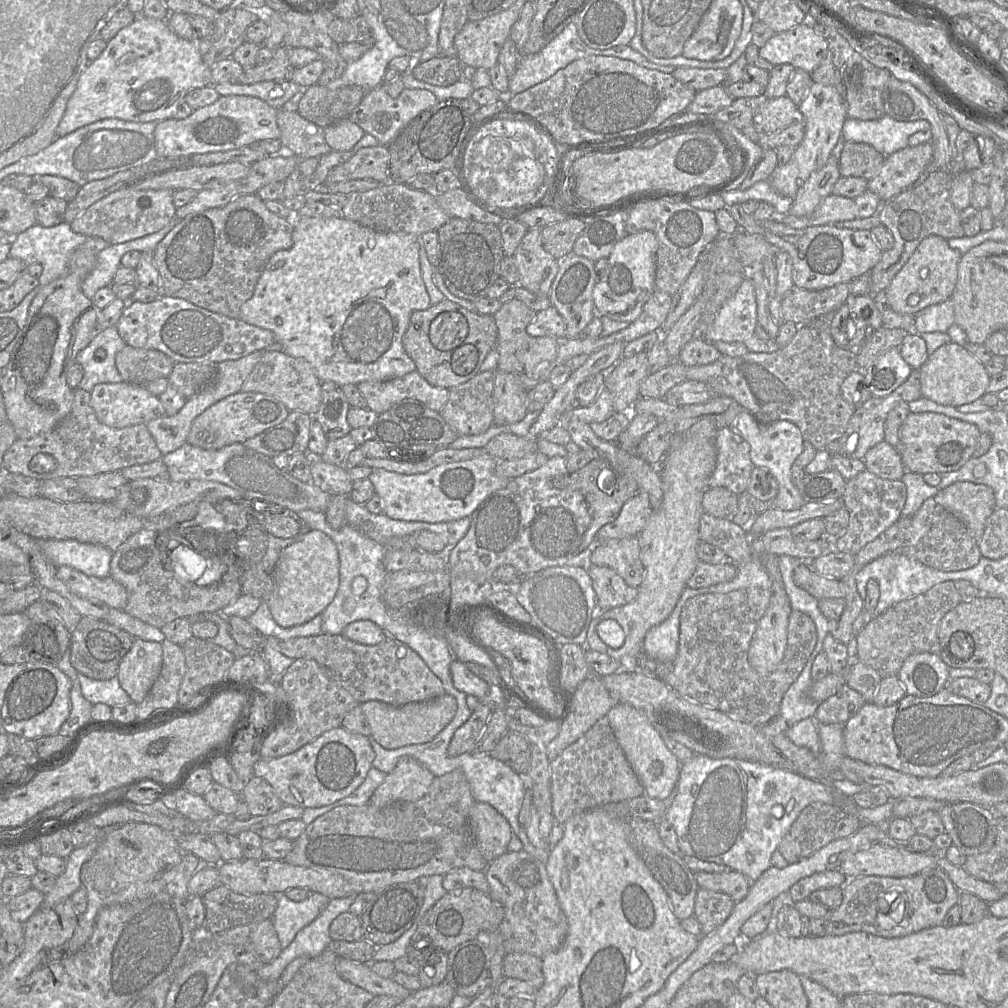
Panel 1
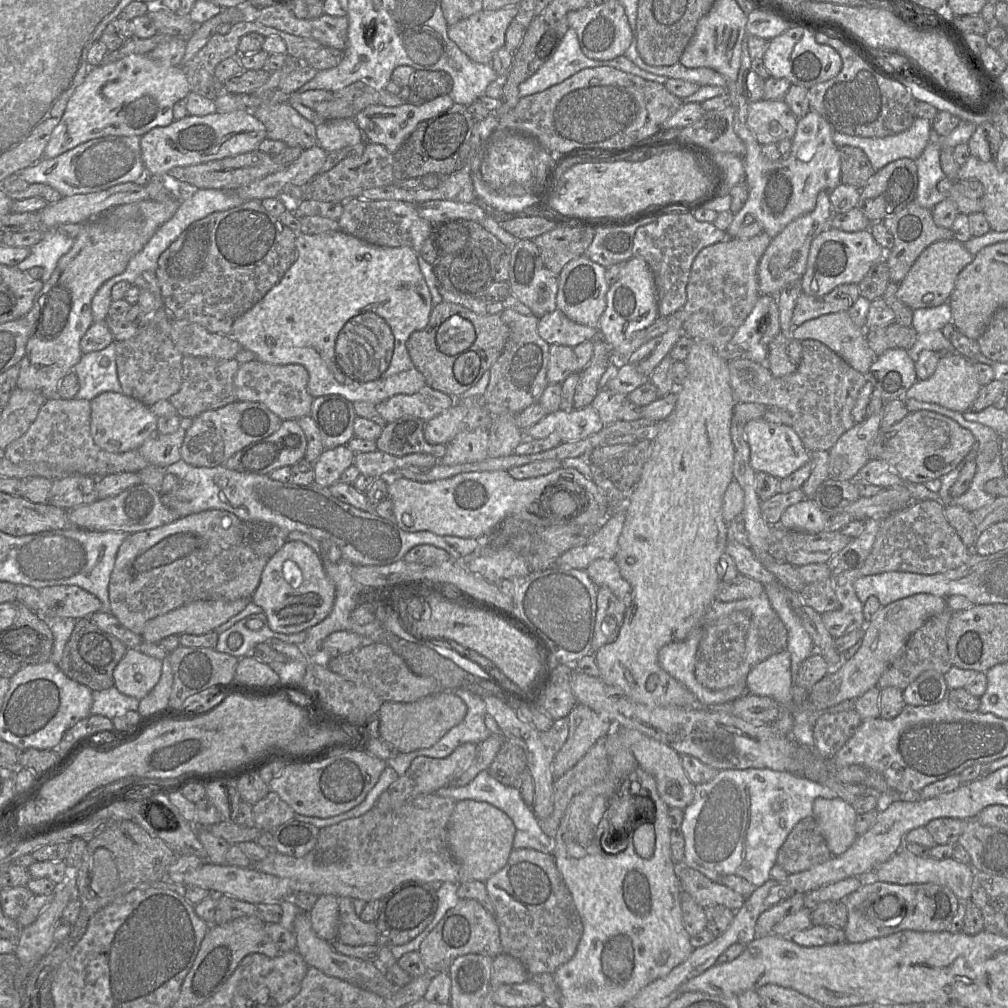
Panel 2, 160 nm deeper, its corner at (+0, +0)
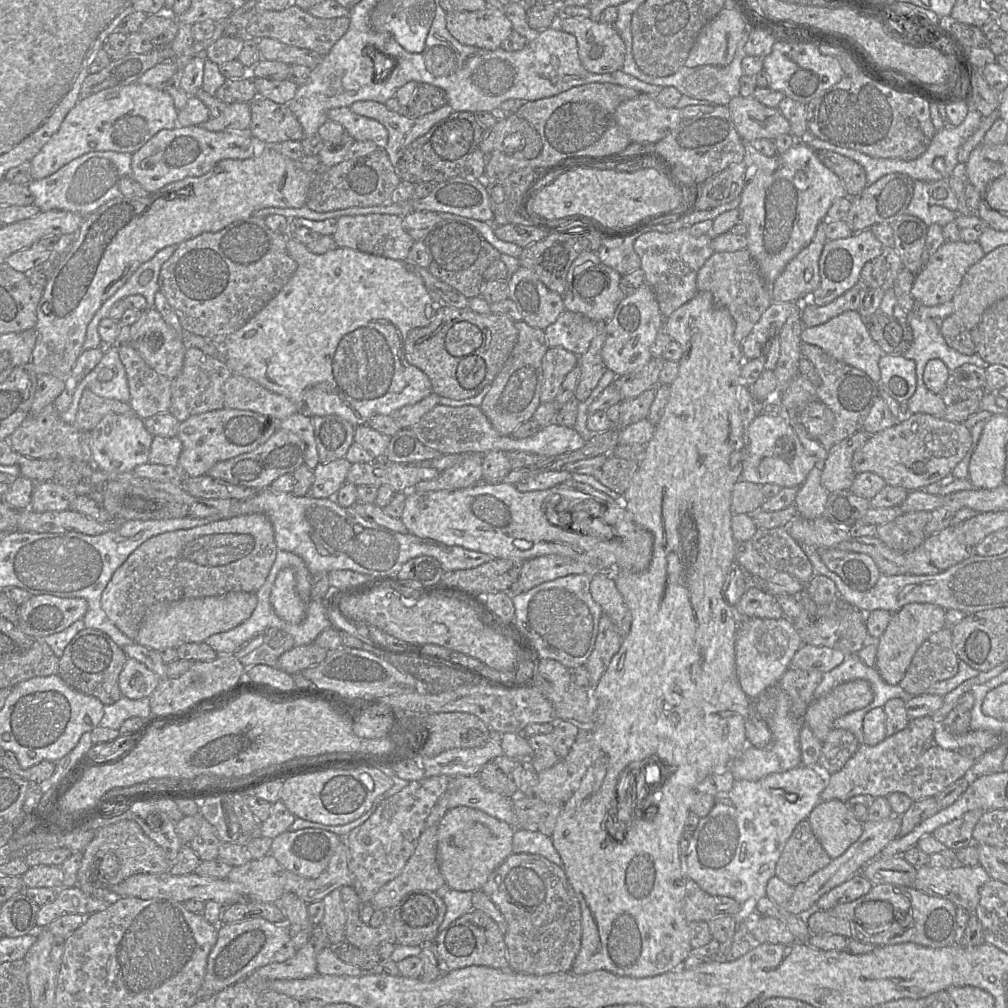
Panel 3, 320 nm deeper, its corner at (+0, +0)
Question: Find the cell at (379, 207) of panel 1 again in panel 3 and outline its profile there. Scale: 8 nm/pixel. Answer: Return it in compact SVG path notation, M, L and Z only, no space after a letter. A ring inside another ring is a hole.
M387 214L339 217L337 229L332 237L337 247L350 248L398 261L406 261L408 259L409 251L415 242L404 230L402 217Z

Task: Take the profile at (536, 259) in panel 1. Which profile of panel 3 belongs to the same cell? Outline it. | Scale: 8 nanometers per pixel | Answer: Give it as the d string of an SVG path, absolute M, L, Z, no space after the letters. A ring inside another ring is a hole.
M520 266L507 283L508 298L516 304L522 320L533 328L545 330L565 310L562 296L549 290L528 268Z

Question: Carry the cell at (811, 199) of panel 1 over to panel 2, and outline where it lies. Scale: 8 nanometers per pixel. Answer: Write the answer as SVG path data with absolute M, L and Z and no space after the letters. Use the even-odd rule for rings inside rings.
M821 191L817 196L813 211L791 221L771 242L758 264L758 288L760 294L777 296L789 283L801 280L805 273L812 241L826 228L833 216L829 191Z

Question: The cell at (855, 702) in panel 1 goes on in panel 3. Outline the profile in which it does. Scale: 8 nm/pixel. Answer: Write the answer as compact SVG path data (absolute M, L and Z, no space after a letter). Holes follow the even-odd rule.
M834 727L822 742L819 767L826 776L841 770L847 761L855 754L859 742L848 730Z

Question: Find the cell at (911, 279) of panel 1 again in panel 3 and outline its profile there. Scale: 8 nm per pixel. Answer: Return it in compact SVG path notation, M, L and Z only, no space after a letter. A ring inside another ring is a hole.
M978 241L944 242L915 275L911 289L918 305L937 306L952 301L968 269L985 255Z

